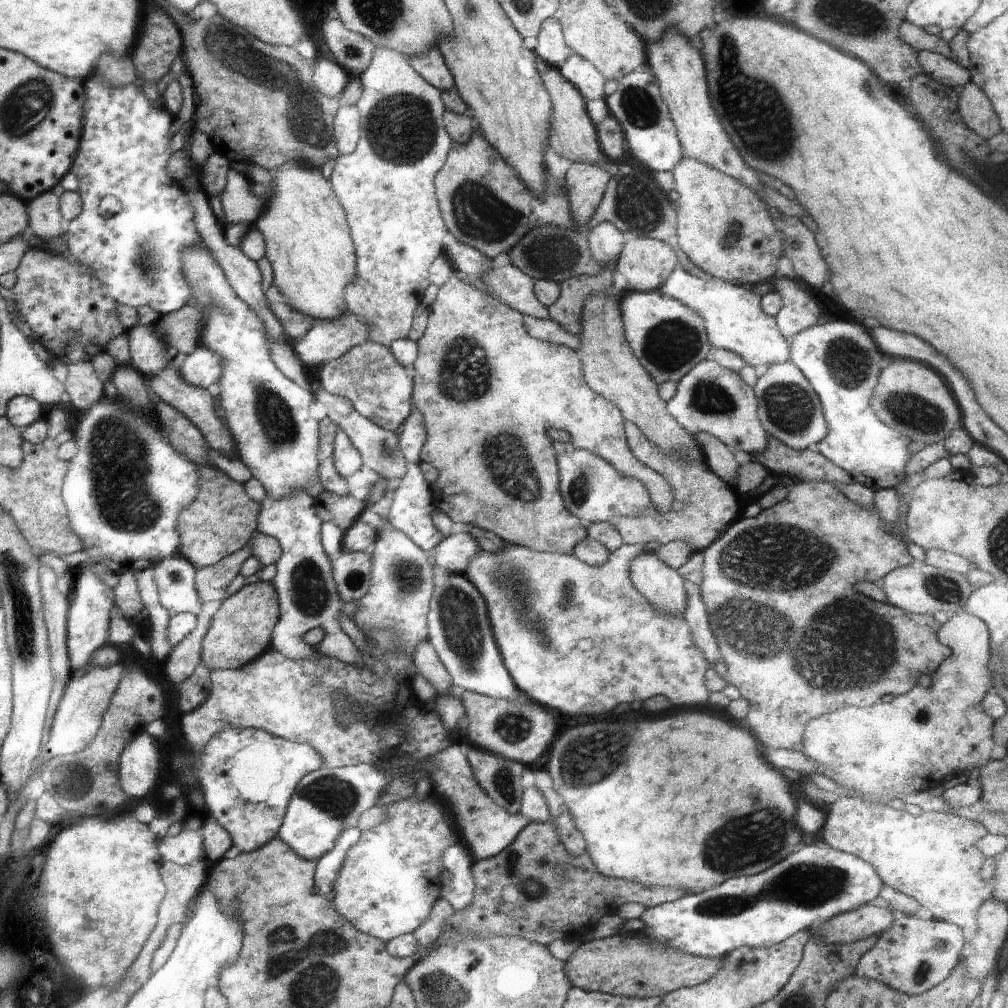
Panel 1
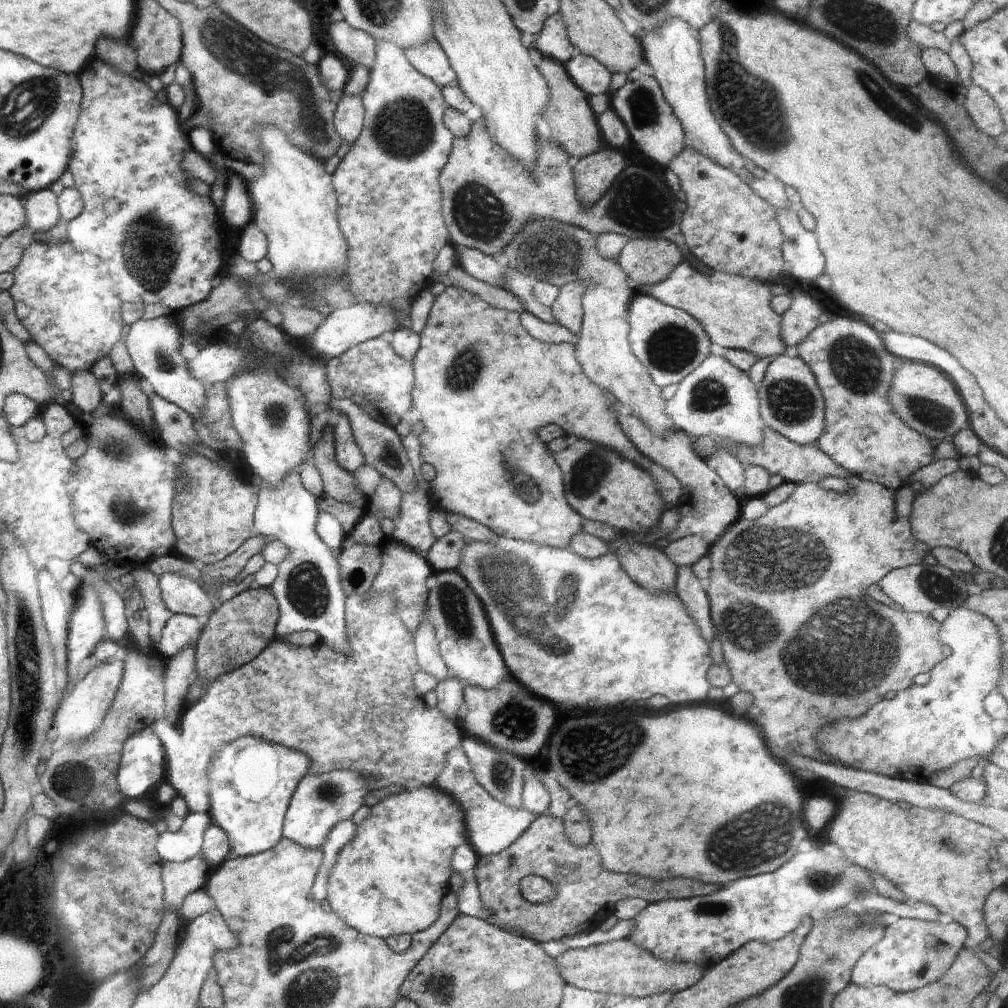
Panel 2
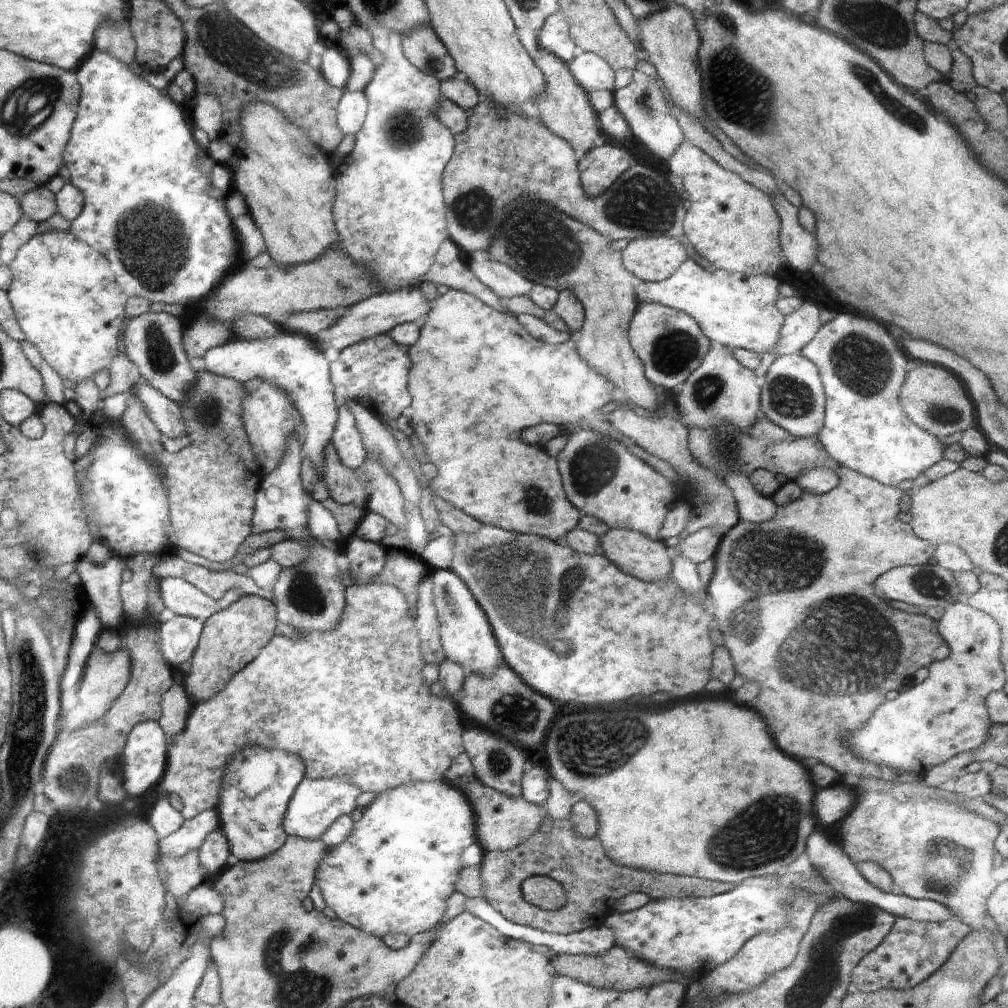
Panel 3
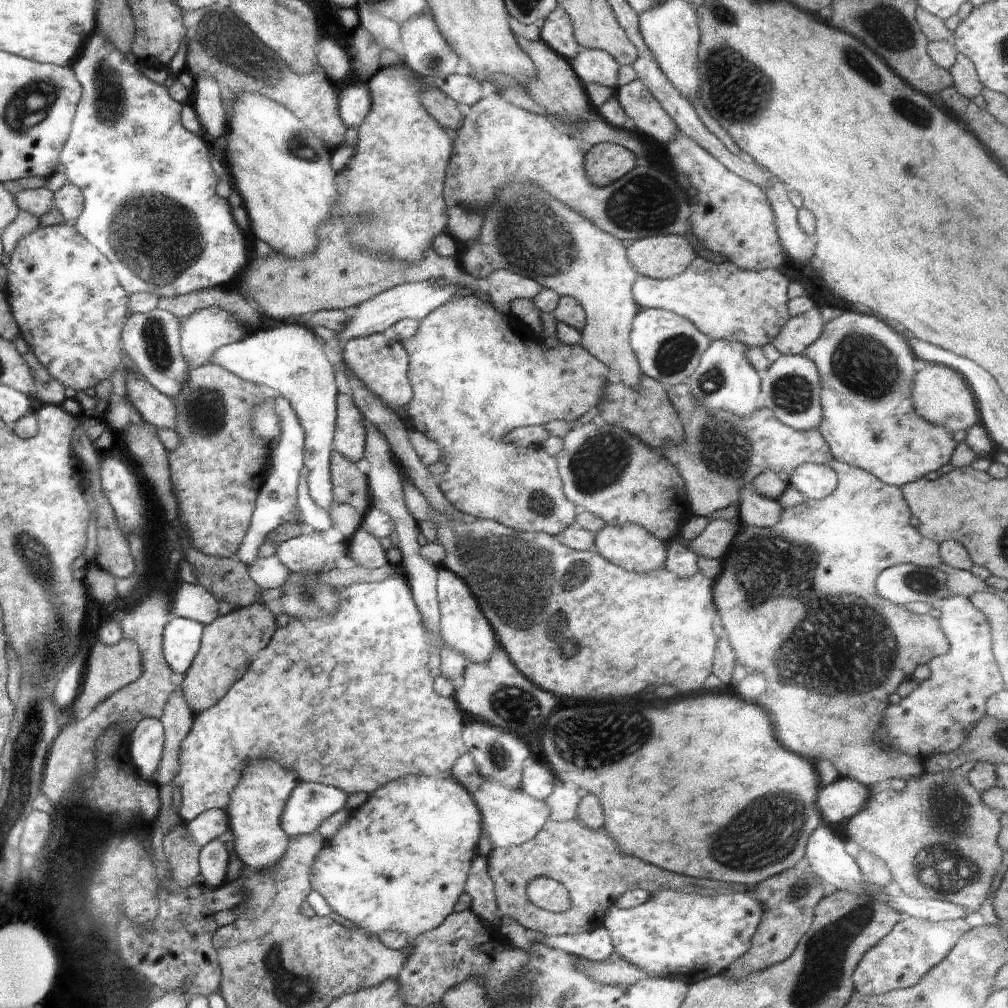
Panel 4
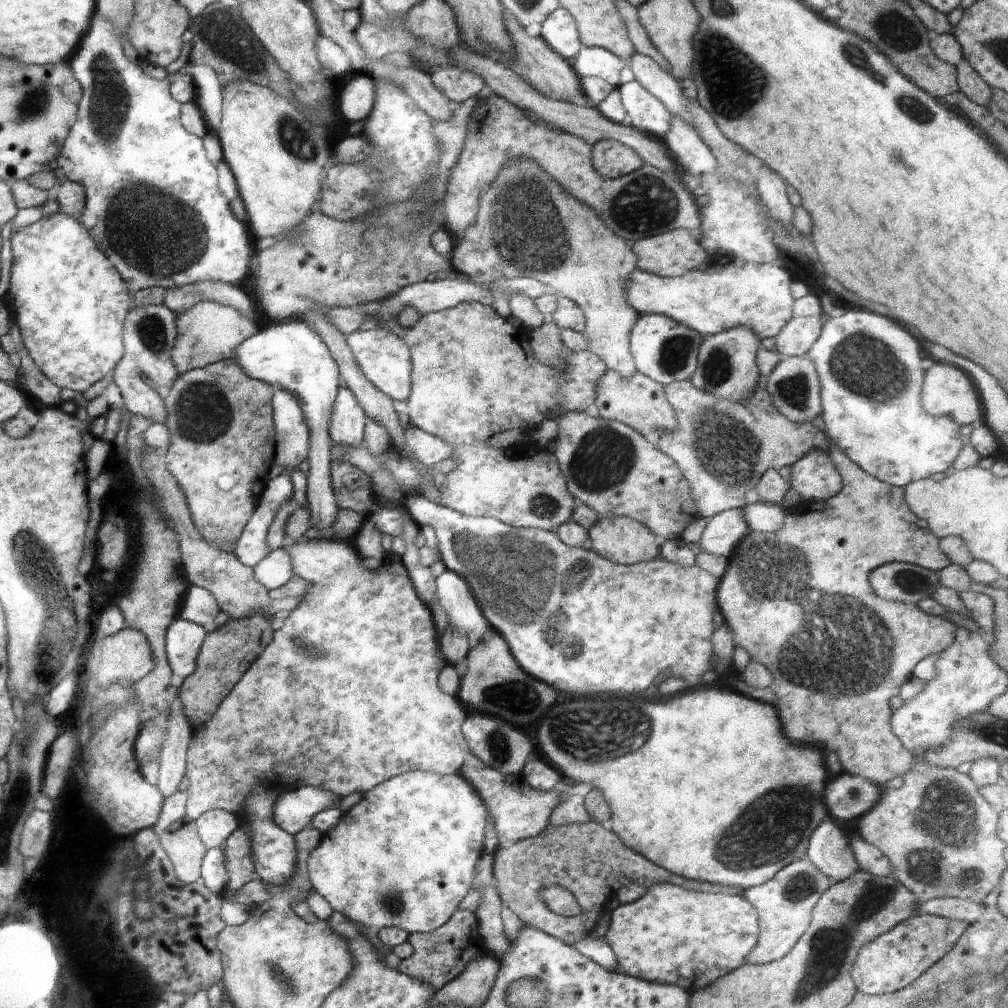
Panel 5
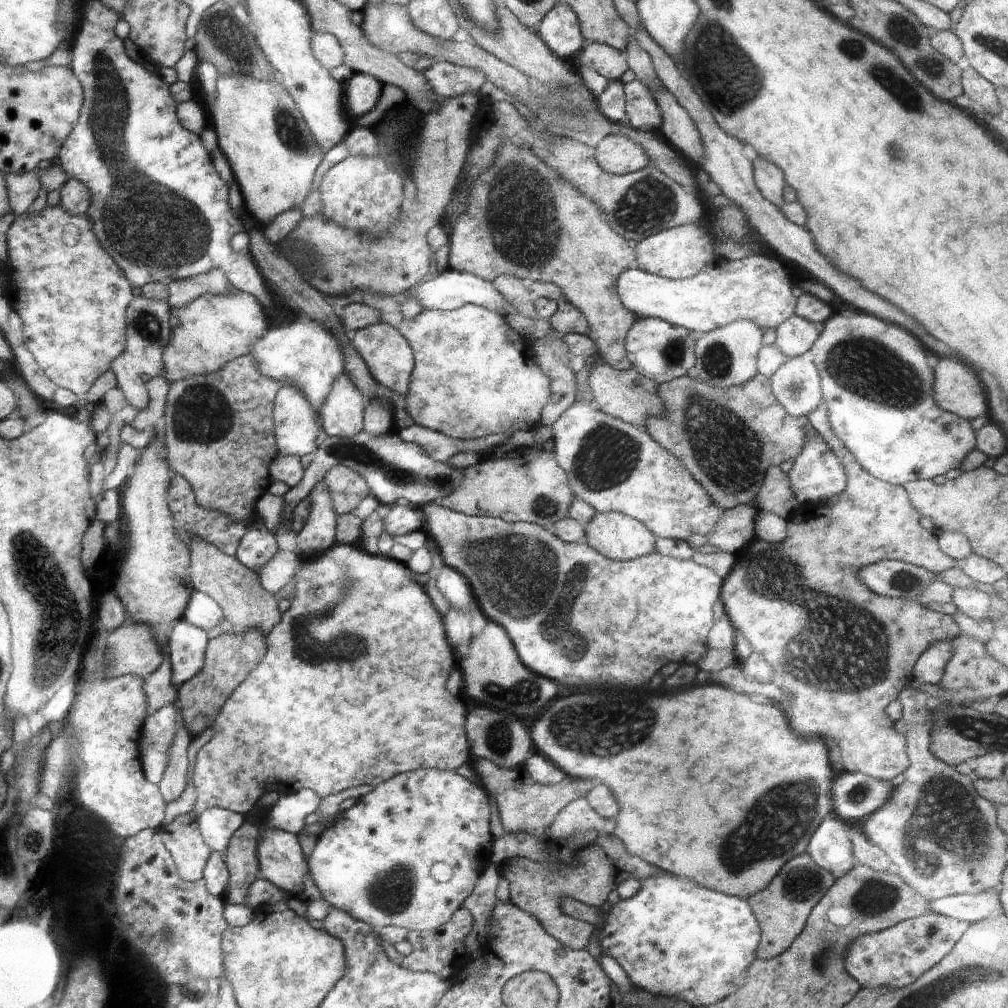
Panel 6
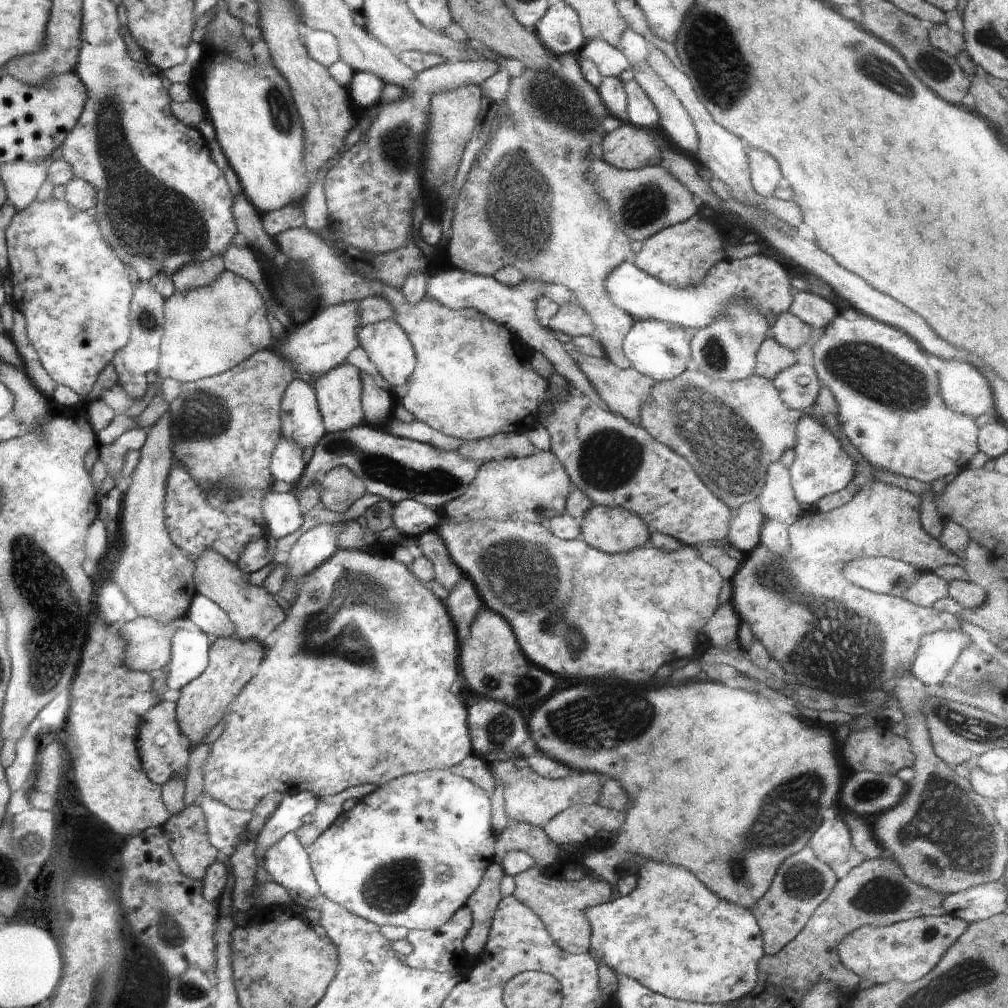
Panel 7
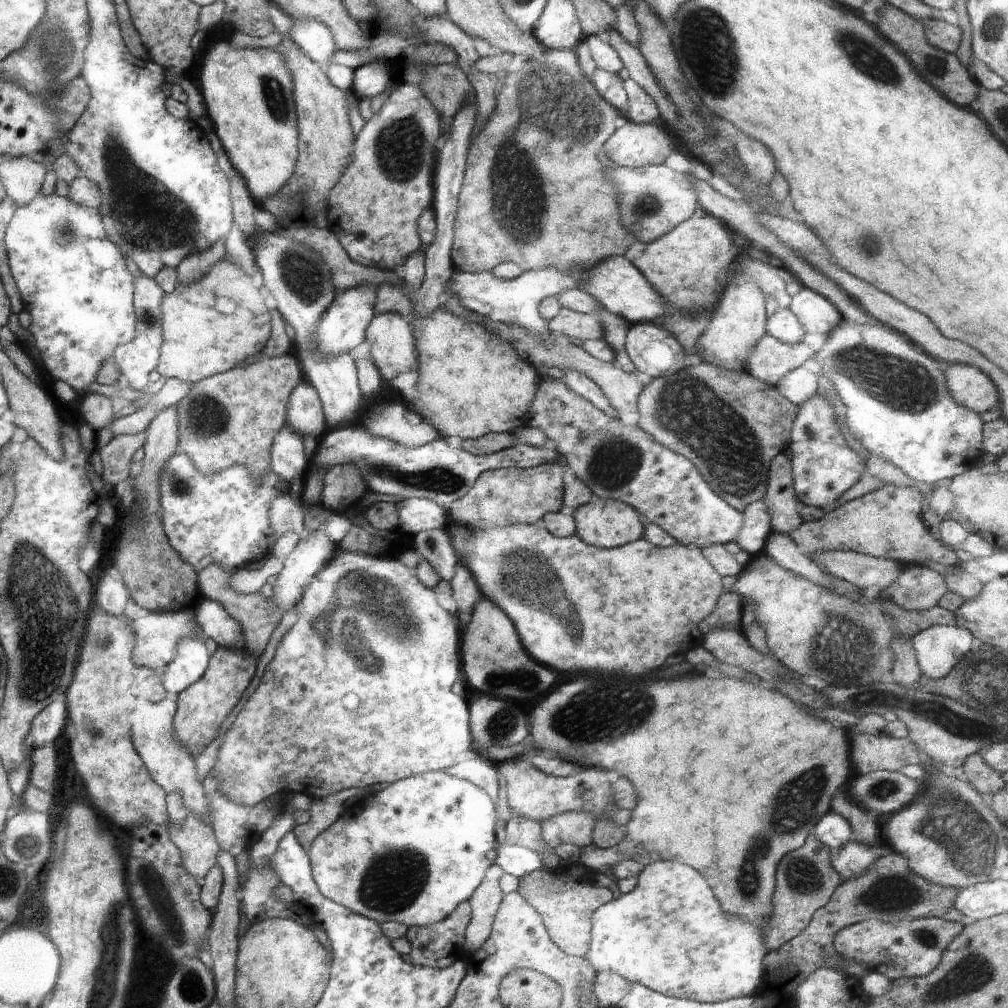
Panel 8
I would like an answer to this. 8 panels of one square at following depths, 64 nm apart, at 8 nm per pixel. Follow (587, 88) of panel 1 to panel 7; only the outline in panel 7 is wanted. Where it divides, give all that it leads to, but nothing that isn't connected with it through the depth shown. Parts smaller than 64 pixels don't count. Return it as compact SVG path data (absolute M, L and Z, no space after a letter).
M592 40L582 48L584 58L592 60L596 68L600 70L602 76L620 76L624 70L628 70L628 60L626 56L618 50L612 48L610 44L602 40Z

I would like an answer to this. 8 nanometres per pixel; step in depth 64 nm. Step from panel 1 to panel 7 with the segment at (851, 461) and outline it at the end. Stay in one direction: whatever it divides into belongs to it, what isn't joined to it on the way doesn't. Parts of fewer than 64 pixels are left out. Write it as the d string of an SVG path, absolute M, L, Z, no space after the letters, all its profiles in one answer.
M836 316L814 344L812 356L820 382L832 392L838 404L840 428L870 466L904 478L932 482L936 478L944 478L946 474L962 472L968 460L978 452L978 426L974 418L944 408L938 396L938 376L928 364L926 352L922 354L922 348L902 330L876 322L868 316L860 316L856 320Z

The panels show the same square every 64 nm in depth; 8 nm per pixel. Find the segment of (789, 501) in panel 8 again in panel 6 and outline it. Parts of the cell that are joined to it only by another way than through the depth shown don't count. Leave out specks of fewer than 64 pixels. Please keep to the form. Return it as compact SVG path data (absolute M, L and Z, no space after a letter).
M768 468L764 484L758 494L758 504L762 508L768 508L768 510L784 516L784 518L790 516L794 500L792 500L790 484L788 484L786 476L782 476L780 468Z

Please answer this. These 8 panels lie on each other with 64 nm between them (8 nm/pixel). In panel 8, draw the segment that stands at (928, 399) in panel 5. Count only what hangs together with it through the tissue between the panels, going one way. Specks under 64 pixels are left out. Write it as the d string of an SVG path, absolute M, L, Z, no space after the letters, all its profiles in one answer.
M952 364L946 372L946 386L958 406L974 410L976 414L988 412L998 404L994 384L972 366Z

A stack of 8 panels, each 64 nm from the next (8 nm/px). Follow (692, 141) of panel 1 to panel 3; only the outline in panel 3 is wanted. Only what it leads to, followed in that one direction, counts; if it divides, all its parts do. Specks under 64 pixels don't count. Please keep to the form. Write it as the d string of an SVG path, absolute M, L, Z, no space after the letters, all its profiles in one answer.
M670 8L666 12L654 14L640 22L640 40L644 50L650 54L652 66L656 66L658 76L666 84L670 96L674 102L688 110L694 116L700 116L702 108L702 72L698 66L698 48L700 48L700 36L696 32L696 24L692 16L686 16L682 8Z

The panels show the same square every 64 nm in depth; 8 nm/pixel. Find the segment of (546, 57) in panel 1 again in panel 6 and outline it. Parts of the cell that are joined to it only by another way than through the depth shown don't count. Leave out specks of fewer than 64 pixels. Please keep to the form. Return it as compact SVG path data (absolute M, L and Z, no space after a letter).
M557 3L540 24L538 30L544 44L560 58L572 58L582 48L578 16L566 4Z

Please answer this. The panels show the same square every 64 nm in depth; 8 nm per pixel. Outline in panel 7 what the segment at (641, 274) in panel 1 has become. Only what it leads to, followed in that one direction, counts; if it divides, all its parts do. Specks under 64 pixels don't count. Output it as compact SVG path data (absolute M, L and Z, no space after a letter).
M700 216L690 218L686 224L663 228L648 238L643 246L644 248L633 256L632 260L636 260L634 264L646 274L660 278L664 284L676 286L676 288L678 286L688 288L696 284L698 280L702 280L702 276L706 276L706 270L710 270L722 258L720 234L710 222L700 220Z

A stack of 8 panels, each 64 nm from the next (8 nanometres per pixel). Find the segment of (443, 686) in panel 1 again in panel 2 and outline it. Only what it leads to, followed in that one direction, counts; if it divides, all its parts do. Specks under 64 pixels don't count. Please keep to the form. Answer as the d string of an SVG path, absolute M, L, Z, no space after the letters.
M426 614L422 624L414 632L414 644L416 644L416 658L424 672L436 676L438 682L448 676L449 668L444 659L438 654L438 640L434 638L435 630L430 622L430 616Z

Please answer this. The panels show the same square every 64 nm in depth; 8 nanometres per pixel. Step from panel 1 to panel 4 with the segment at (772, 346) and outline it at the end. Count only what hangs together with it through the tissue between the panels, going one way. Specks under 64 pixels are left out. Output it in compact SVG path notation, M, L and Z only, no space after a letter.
M694 258L686 272L670 280L638 276L634 282L634 302L640 308L666 308L676 312L688 318L711 340L732 338L736 334L736 340L742 344L762 348L772 342L788 322L788 314L784 312L788 300L786 284L786 276L778 270L746 272L734 268L732 264L720 264L720 268L716 268L702 258Z

